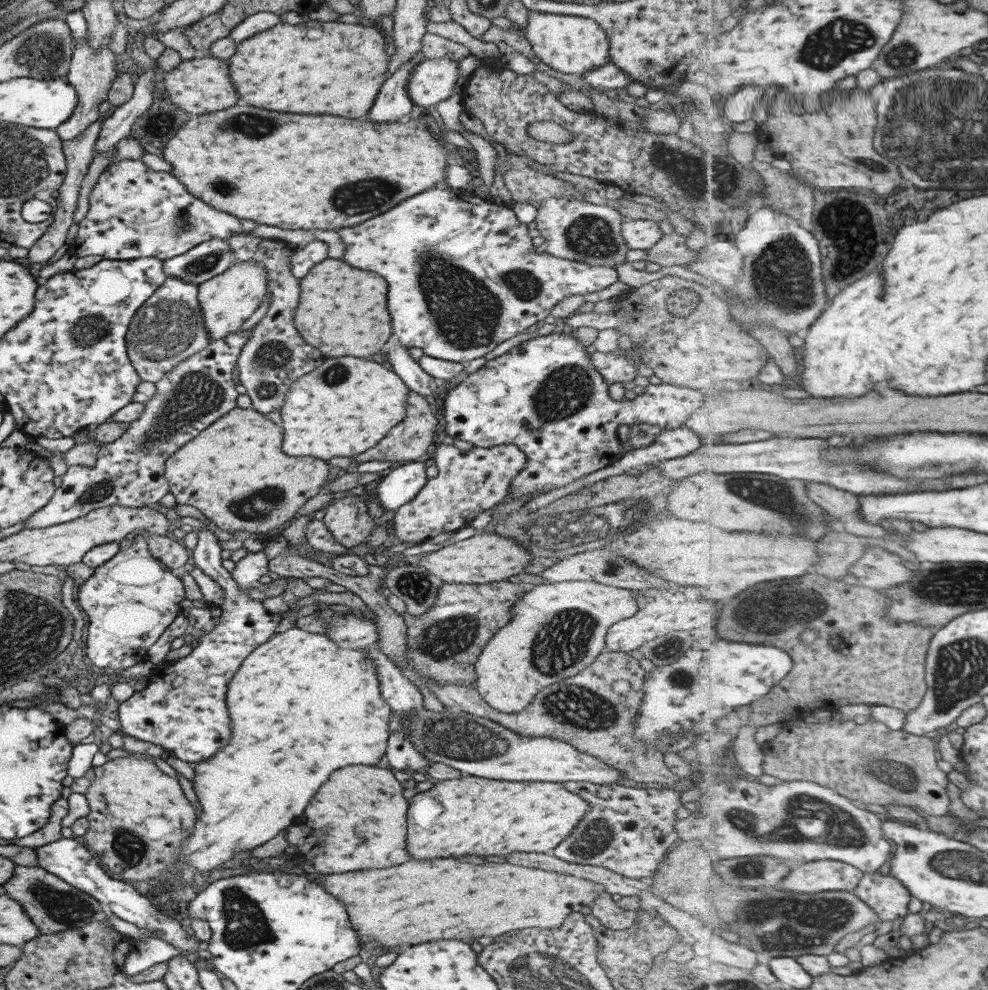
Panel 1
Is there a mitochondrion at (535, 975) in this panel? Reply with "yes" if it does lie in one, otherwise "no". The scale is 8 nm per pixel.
yes

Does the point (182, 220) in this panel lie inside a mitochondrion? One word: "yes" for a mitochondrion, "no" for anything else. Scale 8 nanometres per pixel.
yes

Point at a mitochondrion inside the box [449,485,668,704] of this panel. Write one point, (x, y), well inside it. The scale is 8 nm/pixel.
(565, 640)

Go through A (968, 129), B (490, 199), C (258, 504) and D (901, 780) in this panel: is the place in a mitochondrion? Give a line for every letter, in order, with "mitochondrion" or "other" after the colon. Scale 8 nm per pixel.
A: mitochondrion
B: other
C: mitochondrion
D: mitochondrion

